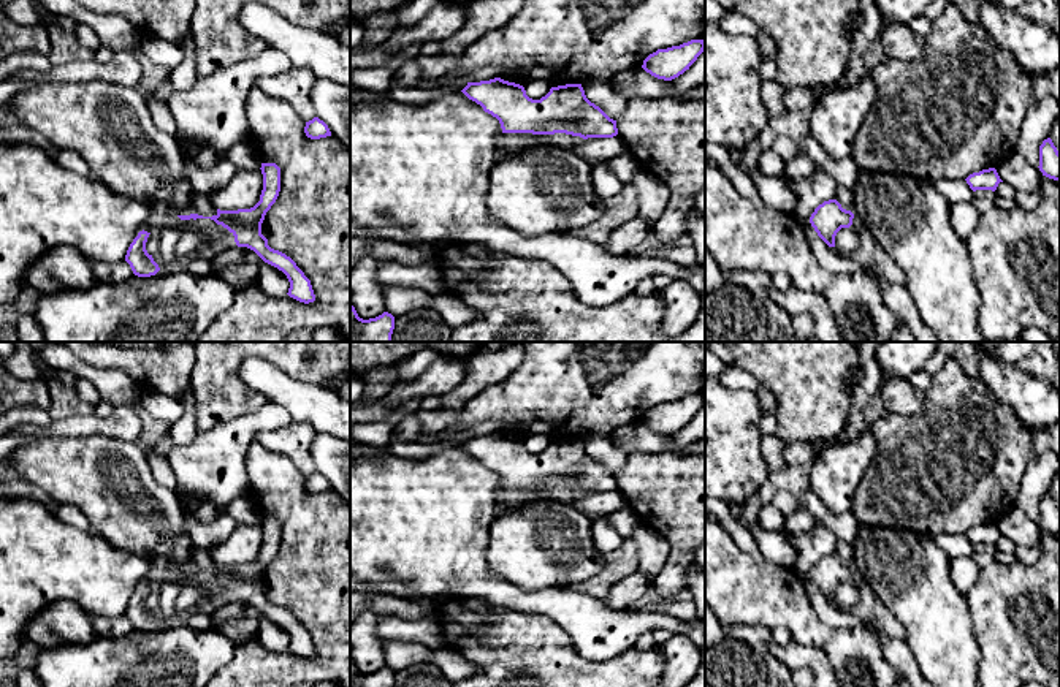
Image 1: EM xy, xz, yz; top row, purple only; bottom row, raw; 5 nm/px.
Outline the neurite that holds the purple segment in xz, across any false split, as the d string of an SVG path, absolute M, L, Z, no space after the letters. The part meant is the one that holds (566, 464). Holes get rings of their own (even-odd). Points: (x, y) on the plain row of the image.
M501 432L467 437L461 446L499 475L502 483L496 495L499 510L518 510L540 500L574 505L581 494L618 489L616 475L586 453L581 438L551 442L540 454L529 453L523 440Z

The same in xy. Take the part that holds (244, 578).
M261 518L263 545L260 556L250 564L220 565L212 571L198 568L176 570L174 567L157 564L151 568L144 583L130 598L125 616L138 632L155 630L160 622L152 609L146 605L146 597L151 587L158 587L163 581L193 583L201 587L204 598L189 609L177 614L174 622L184 622L195 613L212 614L217 608L231 603L233 600L254 605L265 617L282 625L288 636L288 651L309 659L315 655L311 635L285 608L268 600L268 594L261 589L261 578L266 567L276 557L280 546L280 522L276 518Z

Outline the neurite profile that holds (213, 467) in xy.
M273 402L228 423L198 432L189 445L173 445L166 454L179 489L179 502L190 495L225 508L231 500L249 495L246 454L255 435L292 424L290 413Z

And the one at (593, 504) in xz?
M616 489L581 494L572 505L540 500L518 510L498 510L488 529L490 571L523 590L564 589L585 583L604 567L604 554L594 546L591 535L593 521L626 507L624 495Z

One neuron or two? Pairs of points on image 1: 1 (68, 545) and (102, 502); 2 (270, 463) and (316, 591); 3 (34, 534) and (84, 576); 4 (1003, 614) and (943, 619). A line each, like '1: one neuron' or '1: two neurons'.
1: two neurons
2: one neuron
3: one neuron
4: two neurons

